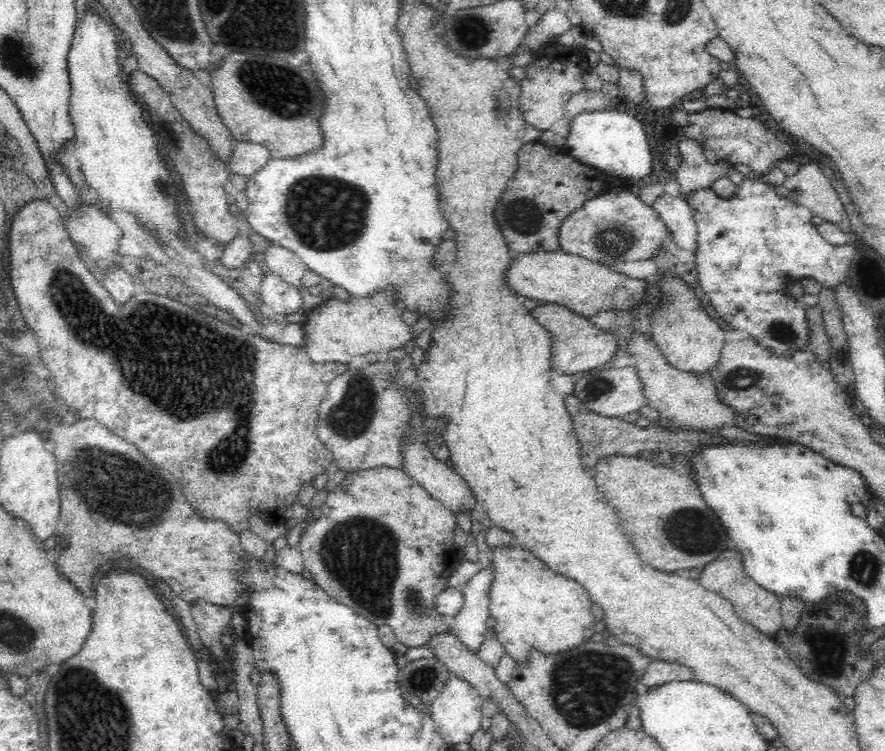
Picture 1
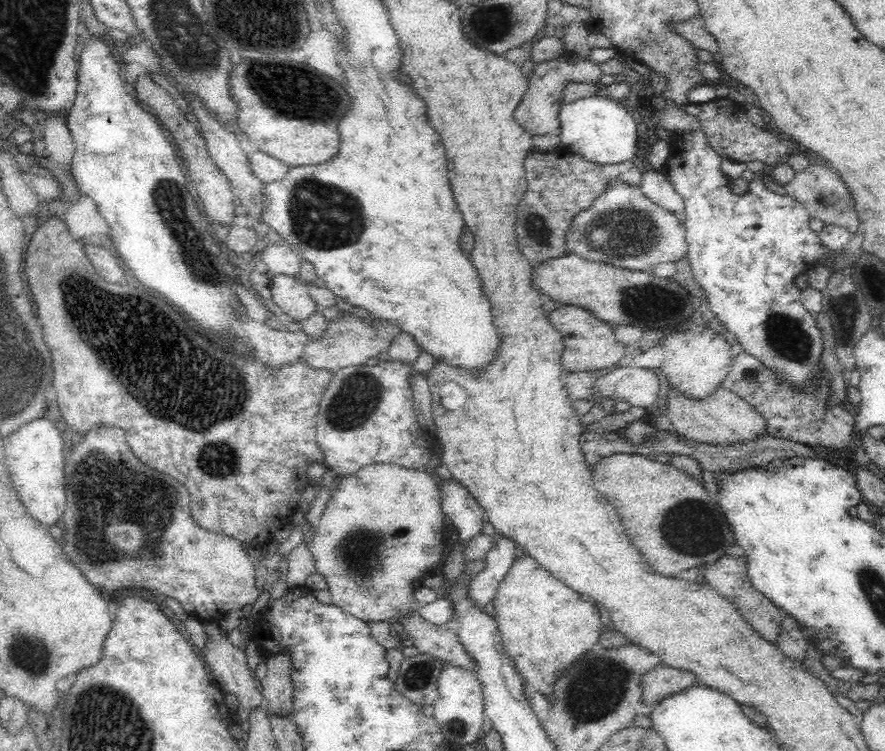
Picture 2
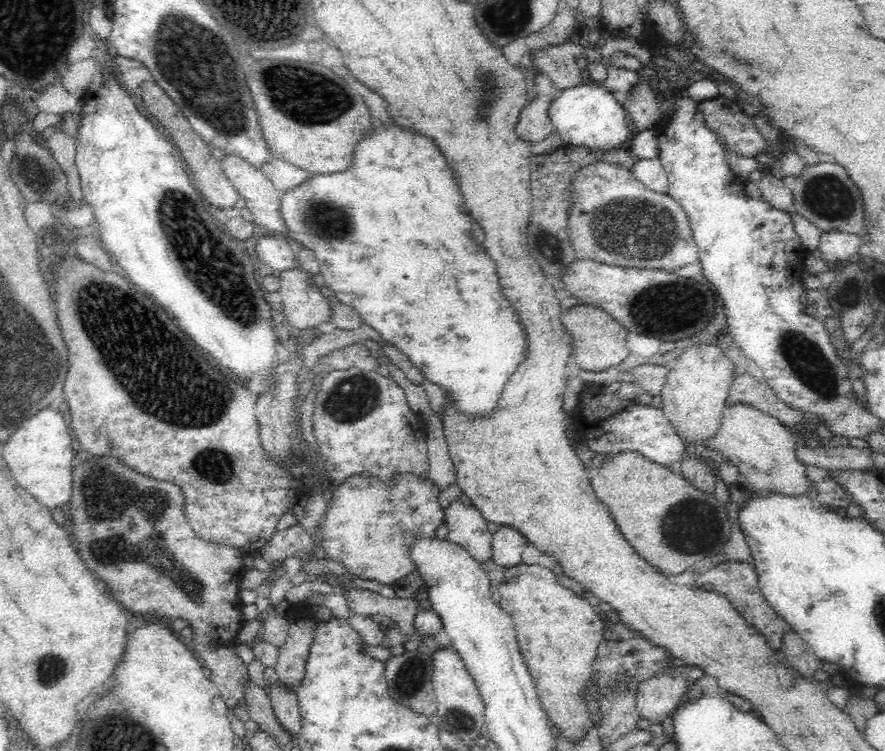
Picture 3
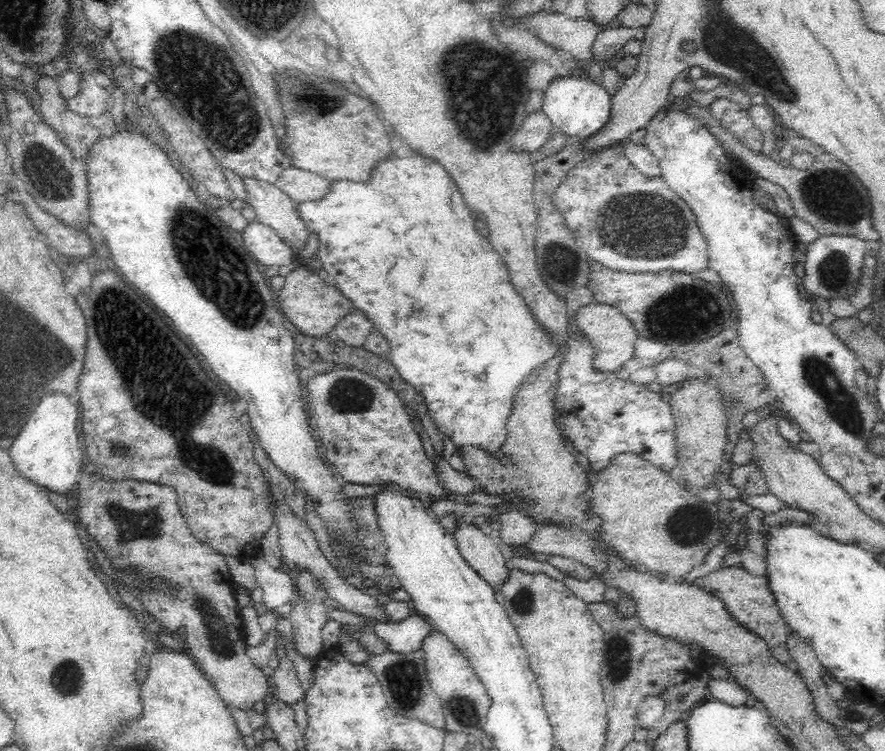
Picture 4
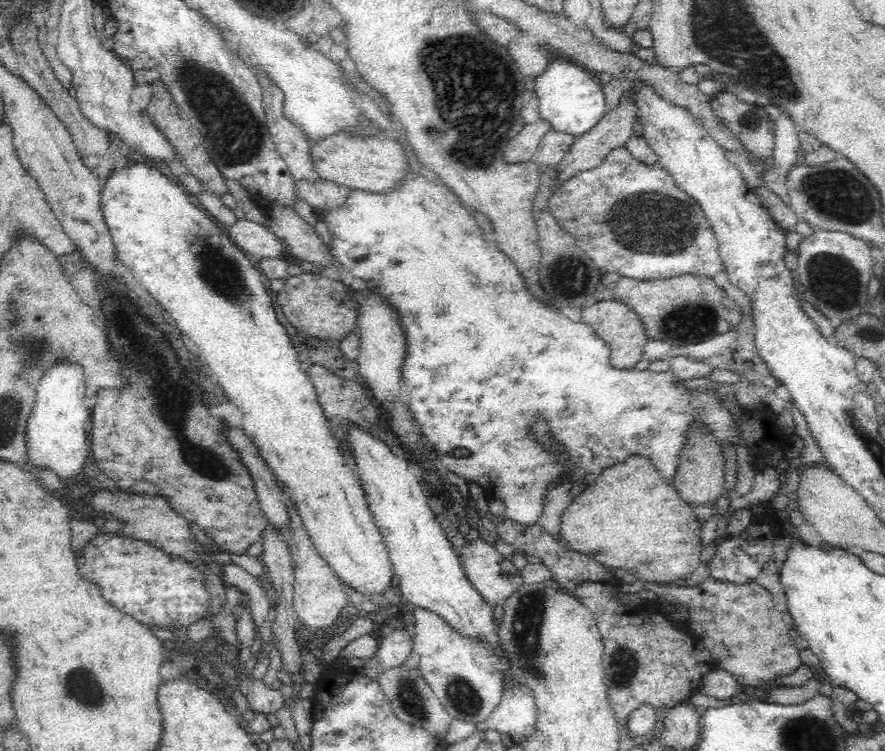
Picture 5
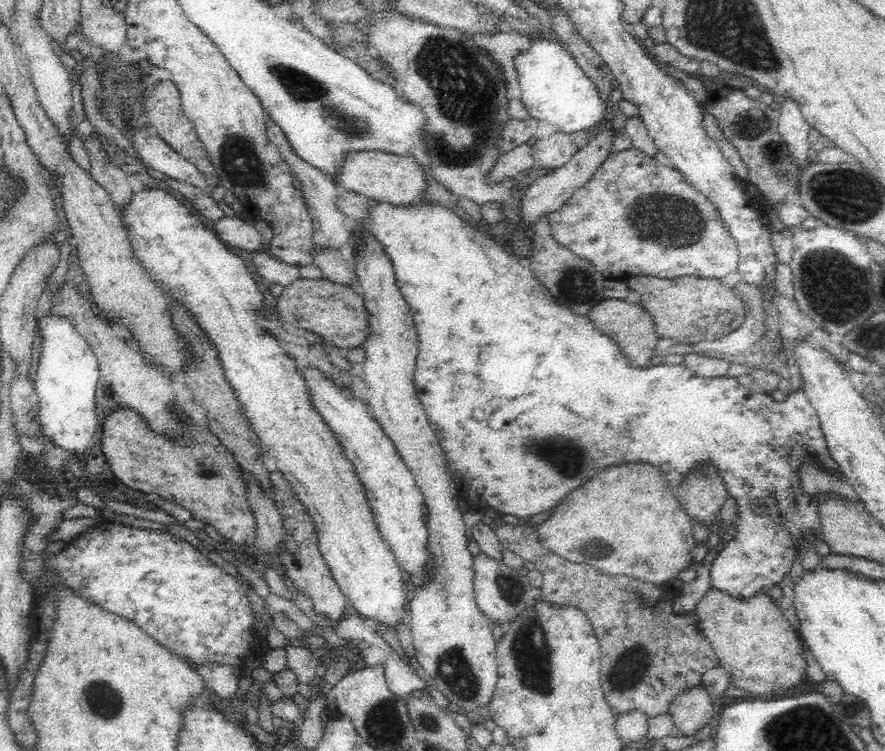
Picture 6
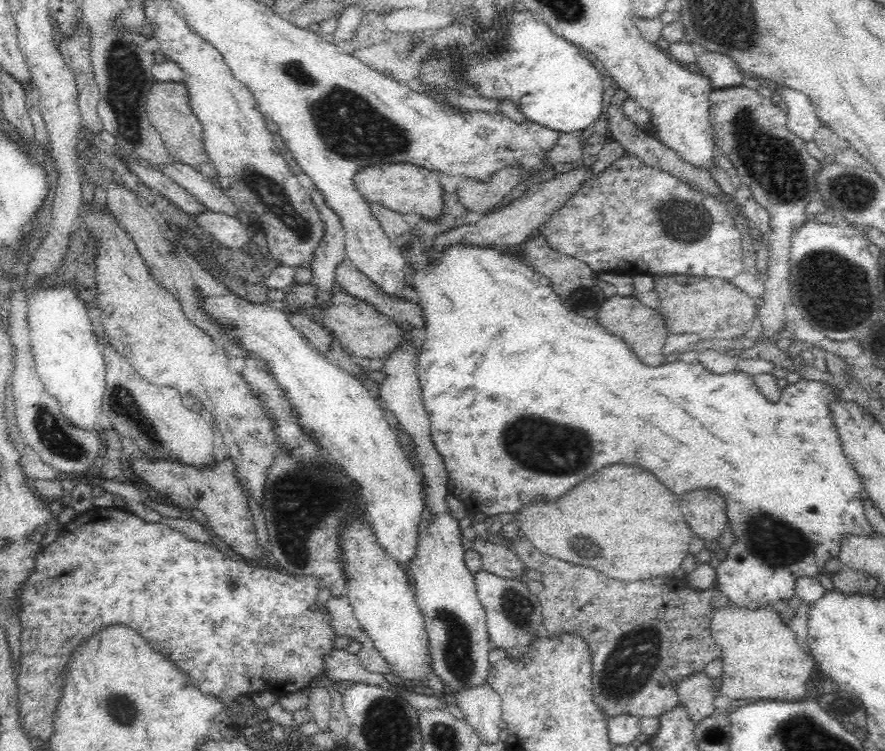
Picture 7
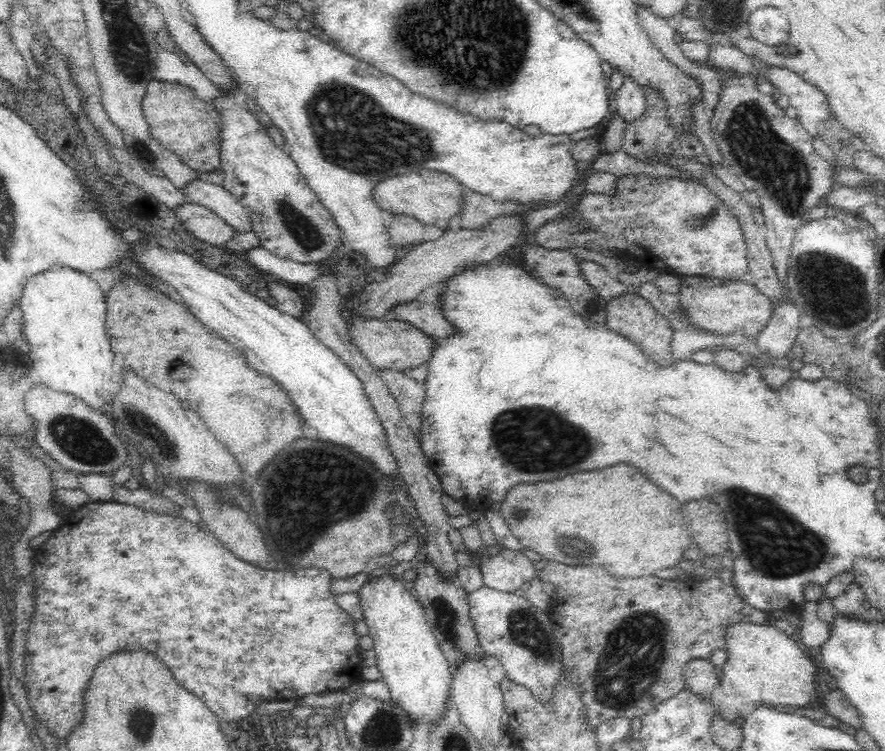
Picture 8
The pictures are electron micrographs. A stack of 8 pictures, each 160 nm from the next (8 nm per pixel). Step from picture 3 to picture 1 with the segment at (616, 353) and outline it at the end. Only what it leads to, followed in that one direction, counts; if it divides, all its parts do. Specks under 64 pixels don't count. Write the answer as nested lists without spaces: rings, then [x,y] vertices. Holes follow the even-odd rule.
[[[541,304],[531,310],[531,315],[553,337],[551,368],[554,370],[562,370],[564,374],[572,375],[592,371],[610,362],[618,350],[618,341],[612,332],[603,331],[589,317],[582,316],[562,304]]]

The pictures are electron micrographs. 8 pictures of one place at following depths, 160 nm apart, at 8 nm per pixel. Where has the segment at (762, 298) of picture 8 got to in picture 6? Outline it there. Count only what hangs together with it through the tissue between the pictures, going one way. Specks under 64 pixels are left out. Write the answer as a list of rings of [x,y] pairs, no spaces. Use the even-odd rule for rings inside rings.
[[[644,276],[626,278],[631,290],[638,292],[642,299],[641,306],[653,318],[657,333],[660,338],[673,338],[676,343],[692,344],[701,340],[718,340],[734,332],[742,326],[746,318],[745,301],[733,289],[721,283],[720,279],[703,279],[695,276],[679,276],[674,279]]]

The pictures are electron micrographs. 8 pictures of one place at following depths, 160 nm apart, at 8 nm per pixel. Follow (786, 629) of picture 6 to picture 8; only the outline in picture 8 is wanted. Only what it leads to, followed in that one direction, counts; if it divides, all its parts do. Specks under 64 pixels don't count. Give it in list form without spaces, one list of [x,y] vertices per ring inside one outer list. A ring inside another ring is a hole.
[[[736,623],[727,628],[728,640],[725,649],[729,654],[723,664],[719,682],[722,688],[720,713],[730,722],[741,725],[742,718],[748,710],[757,706],[806,706],[815,699],[814,678],[818,661],[807,656],[806,649],[783,631],[773,625],[759,625],[754,623]]]

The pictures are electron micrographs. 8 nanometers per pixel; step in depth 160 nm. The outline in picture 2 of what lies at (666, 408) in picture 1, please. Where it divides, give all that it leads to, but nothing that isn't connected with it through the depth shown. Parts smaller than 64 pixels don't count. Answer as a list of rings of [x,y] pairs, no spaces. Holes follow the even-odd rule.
[[[720,387],[713,395],[692,401],[678,391],[668,393],[667,416],[678,435],[698,444],[718,445],[725,447],[736,443],[755,441],[767,434],[766,419],[741,396]]]

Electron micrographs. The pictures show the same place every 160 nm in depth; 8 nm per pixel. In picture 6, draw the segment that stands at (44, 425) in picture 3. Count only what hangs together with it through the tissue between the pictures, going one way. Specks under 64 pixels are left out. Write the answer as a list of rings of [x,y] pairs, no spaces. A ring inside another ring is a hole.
[[[50,314],[36,318],[36,332],[41,337],[41,353],[34,378],[39,398],[39,419],[43,433],[64,450],[86,455],[96,432],[96,387],[99,362],[88,341],[74,328],[69,317]]]

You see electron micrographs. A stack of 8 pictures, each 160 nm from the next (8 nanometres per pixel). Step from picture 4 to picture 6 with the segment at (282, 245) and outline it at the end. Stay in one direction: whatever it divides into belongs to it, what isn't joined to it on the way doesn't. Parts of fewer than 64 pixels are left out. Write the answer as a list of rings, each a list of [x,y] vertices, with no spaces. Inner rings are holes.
[[[222,216],[220,220],[208,223],[209,228],[224,242],[230,246],[259,252],[265,250],[260,233],[248,222],[237,217]]]

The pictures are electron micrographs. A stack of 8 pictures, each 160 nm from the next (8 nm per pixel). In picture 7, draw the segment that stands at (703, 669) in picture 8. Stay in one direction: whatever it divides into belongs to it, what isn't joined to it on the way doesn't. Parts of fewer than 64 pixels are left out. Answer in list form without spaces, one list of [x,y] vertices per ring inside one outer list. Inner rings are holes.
[[[705,671],[684,676],[675,689],[680,695],[680,703],[687,708],[694,722],[698,723],[714,712],[714,698],[719,691]]]

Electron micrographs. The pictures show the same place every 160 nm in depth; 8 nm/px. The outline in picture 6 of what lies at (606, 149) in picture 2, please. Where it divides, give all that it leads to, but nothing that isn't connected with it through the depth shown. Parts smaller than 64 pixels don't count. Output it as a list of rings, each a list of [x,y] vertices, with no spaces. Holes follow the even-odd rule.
[[[542,32],[531,34],[530,46],[514,56],[514,67],[521,85],[522,104],[533,119],[554,124],[563,133],[572,134],[598,126],[604,118],[604,103],[592,79],[566,49],[544,38]]]

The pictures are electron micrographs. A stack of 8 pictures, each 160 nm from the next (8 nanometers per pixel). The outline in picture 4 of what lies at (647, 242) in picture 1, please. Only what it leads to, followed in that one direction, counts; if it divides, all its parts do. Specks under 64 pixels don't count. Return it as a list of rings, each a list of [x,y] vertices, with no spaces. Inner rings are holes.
[[[620,144],[608,147],[606,150],[602,150],[602,152],[588,155],[583,162],[580,162],[574,168],[571,168],[568,171],[566,178],[555,190],[554,196],[552,197],[552,204],[554,205],[554,208],[557,208],[558,212],[562,214],[566,226],[571,230],[577,244],[585,251],[590,260],[596,261],[610,270],[632,274],[656,274],[657,272],[676,271],[693,275],[709,268],[708,245],[705,241],[704,235],[701,233],[693,210],[687,205],[685,200],[682,200],[682,198],[678,196],[677,192],[674,192],[666,184],[666,181],[661,176],[644,176],[636,167],[634,167],[624,155],[623,146]]]

